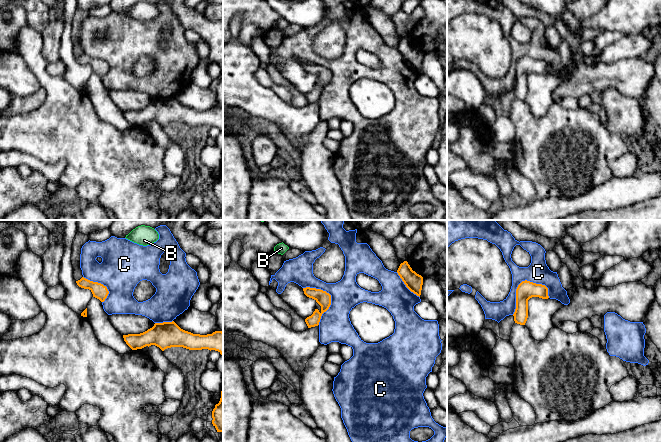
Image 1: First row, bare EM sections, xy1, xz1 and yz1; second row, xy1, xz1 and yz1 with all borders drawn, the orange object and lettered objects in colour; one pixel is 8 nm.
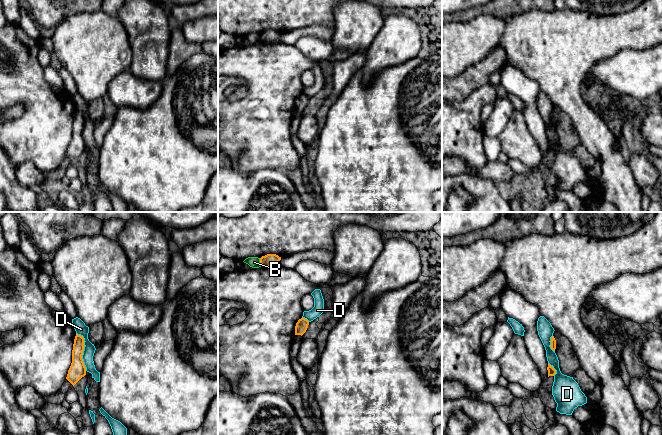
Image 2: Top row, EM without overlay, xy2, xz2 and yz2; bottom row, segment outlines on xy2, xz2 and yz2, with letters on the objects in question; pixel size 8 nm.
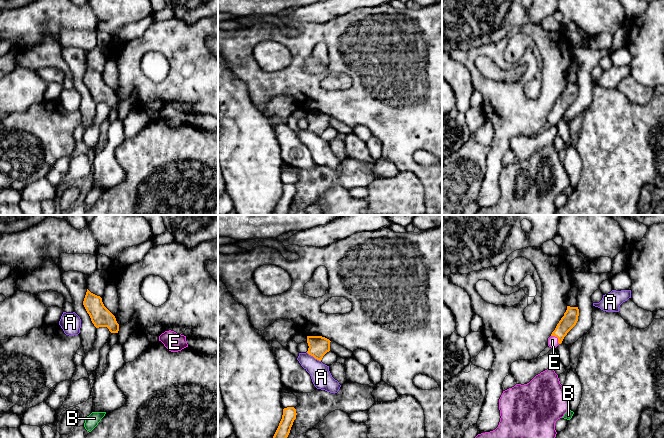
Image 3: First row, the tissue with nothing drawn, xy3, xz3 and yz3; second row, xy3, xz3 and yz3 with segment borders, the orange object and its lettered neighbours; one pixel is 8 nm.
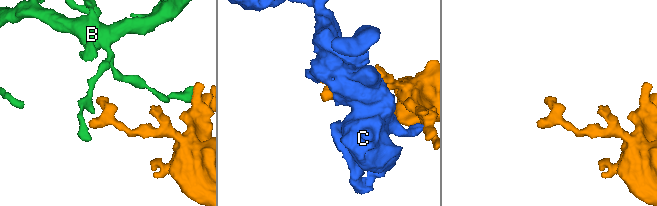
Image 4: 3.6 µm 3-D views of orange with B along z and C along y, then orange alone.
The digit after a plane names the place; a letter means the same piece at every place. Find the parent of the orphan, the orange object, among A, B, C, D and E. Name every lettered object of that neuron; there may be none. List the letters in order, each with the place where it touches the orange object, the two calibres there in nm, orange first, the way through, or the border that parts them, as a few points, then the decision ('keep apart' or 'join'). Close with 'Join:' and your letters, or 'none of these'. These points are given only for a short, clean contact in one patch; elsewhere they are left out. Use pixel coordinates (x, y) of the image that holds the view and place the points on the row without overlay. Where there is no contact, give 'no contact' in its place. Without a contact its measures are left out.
A: meets orange in xz3 at (313, 132); 160 nm thick on the orange side, 160 nm on the other; border along xz3 (306, 128), (320, 137); keep apart
B: meets orange in xz2 at (260, 38); 110 nm thick on the orange side, 90 nm on the other; border along xz2 (259, 34), (261, 41); keep apart
C: meets orange in yz1 at (518, 61); 140 nm thick on the orange side, 180 nm on the other; keep apart
D: meets orange in xy2 at (83, 126); 140 nm thick on the orange side, 100 nm on the other; border along xy2 (76, 109), (84, 117), (82, 137), (86, 146); keep apart
E: meets orange in yz3 at (557, 113); 120 nm thick on the orange side, 80 nm on the other; runs through yz3 (568, 97), (557, 113), (552, 116); join
Join: E

